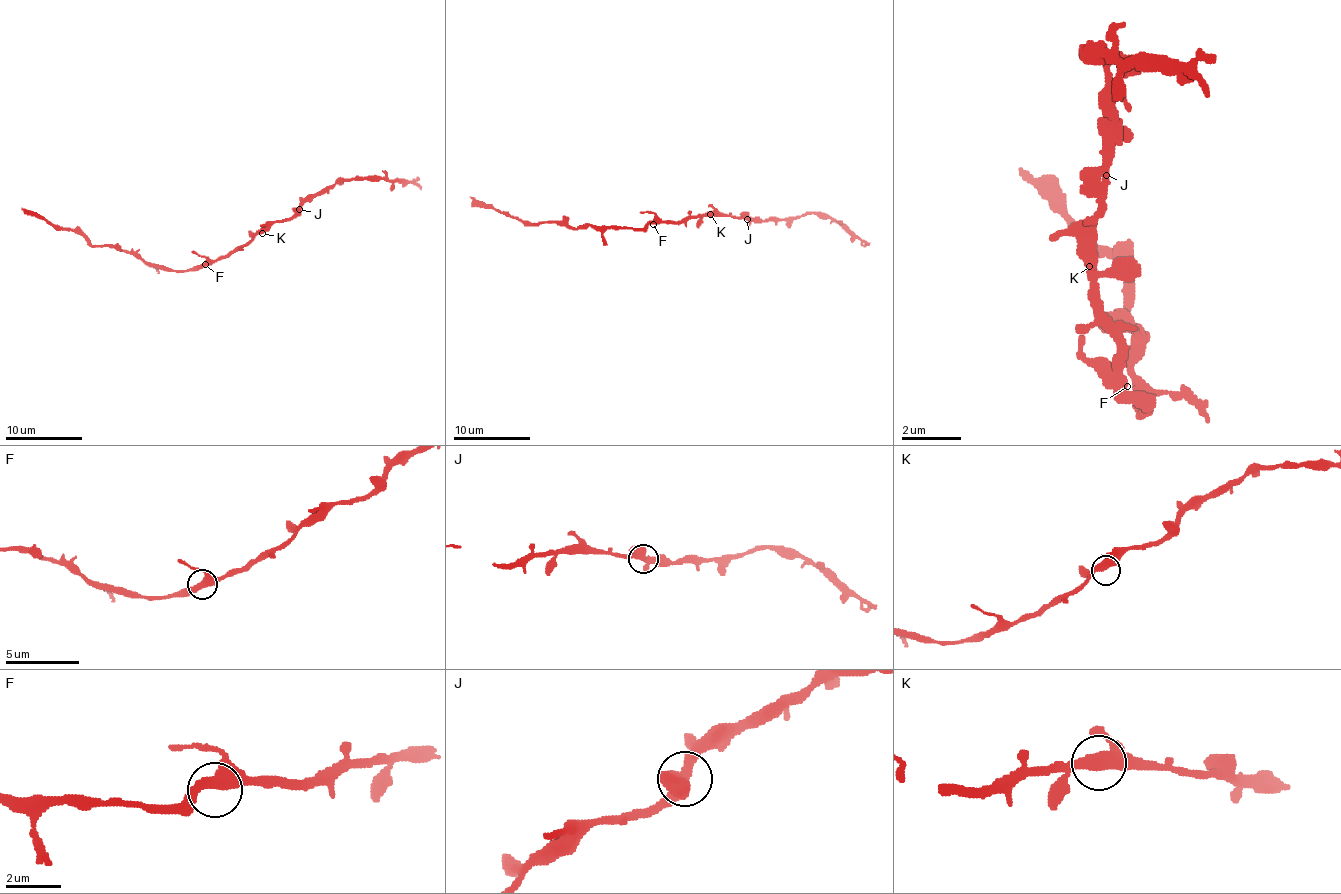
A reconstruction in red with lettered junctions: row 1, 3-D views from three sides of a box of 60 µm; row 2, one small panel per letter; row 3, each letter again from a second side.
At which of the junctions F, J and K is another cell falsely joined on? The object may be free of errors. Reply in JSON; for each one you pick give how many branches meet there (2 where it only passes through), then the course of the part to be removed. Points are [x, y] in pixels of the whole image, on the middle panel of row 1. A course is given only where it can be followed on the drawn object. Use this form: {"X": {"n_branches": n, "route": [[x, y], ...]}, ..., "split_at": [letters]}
{"split_at": []}

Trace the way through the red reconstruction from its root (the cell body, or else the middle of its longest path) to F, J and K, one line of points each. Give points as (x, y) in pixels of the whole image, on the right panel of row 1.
F: (1119, 349), (1119, 379), (1127, 386)
J: (1119, 349), (1119, 341), (1104, 326), (1104, 304), (1097, 296), (1097, 184), (1104, 177)
K: (1119, 349), (1119, 341), (1104, 326), (1104, 304), (1097, 296), (1097, 274), (1089, 266)

